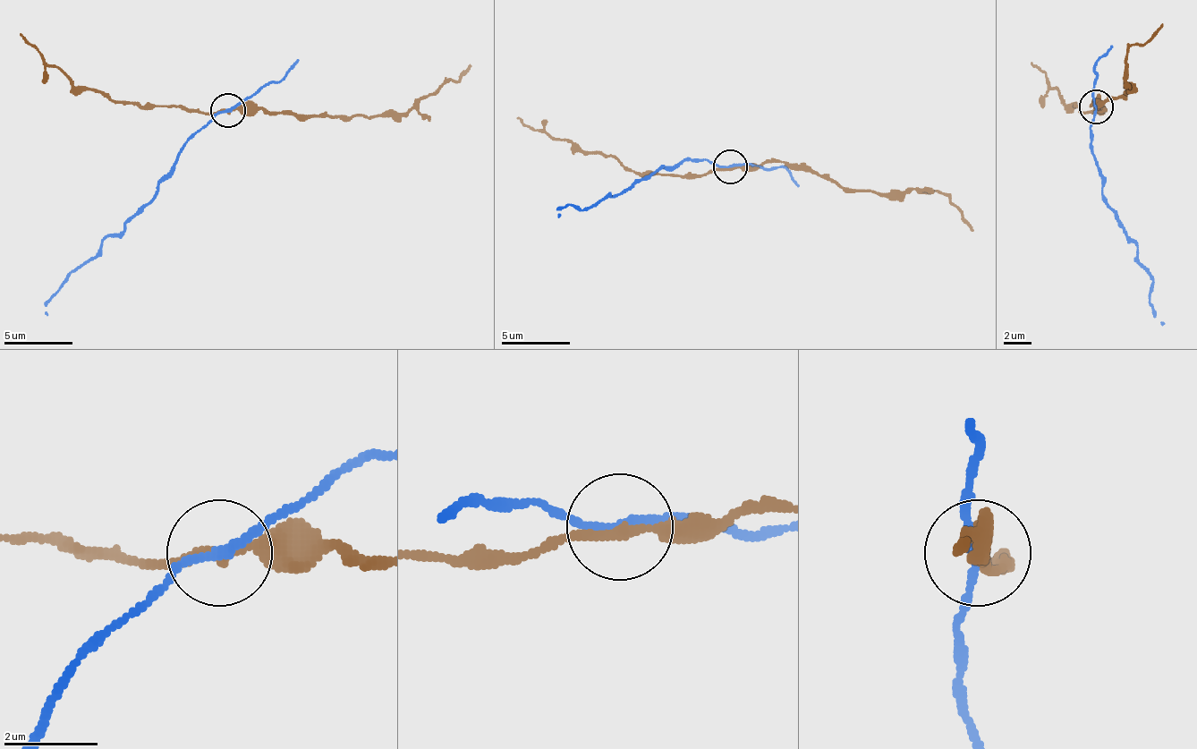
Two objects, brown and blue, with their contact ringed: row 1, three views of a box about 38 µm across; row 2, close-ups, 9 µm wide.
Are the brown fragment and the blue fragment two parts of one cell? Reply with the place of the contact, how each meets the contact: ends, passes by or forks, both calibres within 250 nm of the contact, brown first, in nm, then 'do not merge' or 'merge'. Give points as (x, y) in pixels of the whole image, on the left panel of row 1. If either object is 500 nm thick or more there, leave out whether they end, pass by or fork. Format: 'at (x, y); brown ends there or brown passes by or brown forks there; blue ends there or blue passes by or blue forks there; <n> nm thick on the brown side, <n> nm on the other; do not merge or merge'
at (227, 110); brown passes by; blue passes by; 220 nm thick on the brown side, 170 nm on the other; do not merge

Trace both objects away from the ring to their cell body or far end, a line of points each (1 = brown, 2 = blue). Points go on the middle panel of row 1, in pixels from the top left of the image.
1: (731, 167), (789, 161), (830, 174), (844, 188), (941, 192), (971, 230)
2: (731, 167), (688, 159), (662, 165), (630, 191), (609, 195), (590, 207), (567, 203), (557, 208), (561, 215)

